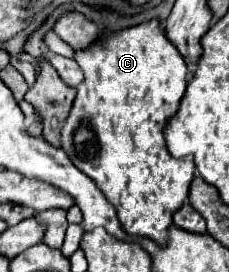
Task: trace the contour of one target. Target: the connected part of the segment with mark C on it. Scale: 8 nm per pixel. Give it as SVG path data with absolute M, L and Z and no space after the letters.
M158 18L100 36L88 48L76 50L74 60L84 72L84 82L78 86L72 110L62 124L60 146L74 166L96 182L106 200L116 208L118 220L128 234L148 236L154 242L164 244L166 230L172 224L172 214L184 204L184 200L188 200L188 188L194 178L192 156L174 158L168 152L162 134L164 122L176 112L186 90L186 62L178 48L168 40Z

